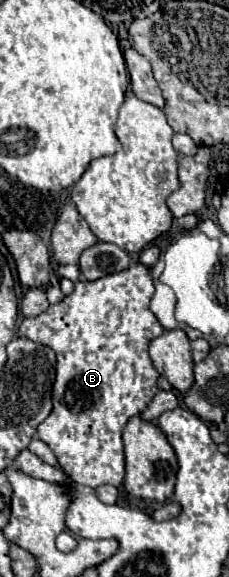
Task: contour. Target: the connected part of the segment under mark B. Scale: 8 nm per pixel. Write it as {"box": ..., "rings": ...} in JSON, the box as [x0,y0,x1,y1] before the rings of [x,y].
{"box":[19,263,163,487],"rings":[[[135,263],[119,273],[111,273],[97,281],[79,281],[75,291],[61,303],[49,305],[49,309],[33,319],[23,319],[19,333],[35,343],[51,347],[57,355],[56,378],[53,385],[53,413],[39,425],[37,437],[45,441],[65,475],[79,485],[119,487],[125,479],[125,455],[121,433],[133,415],[143,413],[157,393],[159,373],[147,353],[149,341],[163,333],[161,323],[149,309],[149,301],[155,293],[151,273],[145,265]]]}

